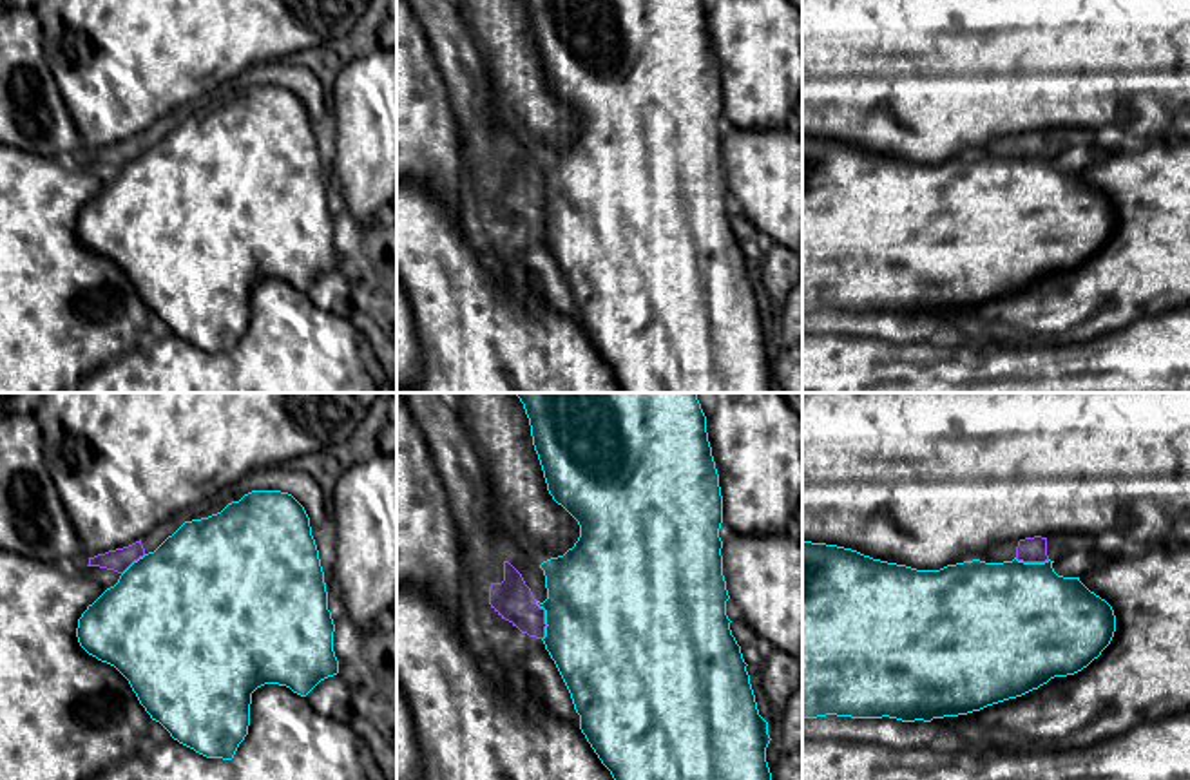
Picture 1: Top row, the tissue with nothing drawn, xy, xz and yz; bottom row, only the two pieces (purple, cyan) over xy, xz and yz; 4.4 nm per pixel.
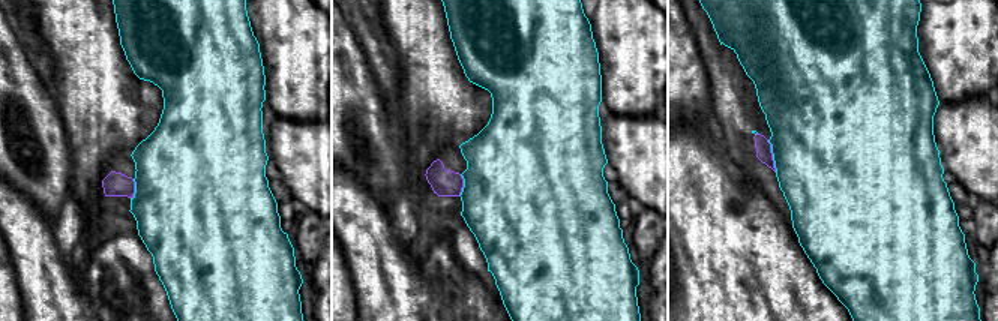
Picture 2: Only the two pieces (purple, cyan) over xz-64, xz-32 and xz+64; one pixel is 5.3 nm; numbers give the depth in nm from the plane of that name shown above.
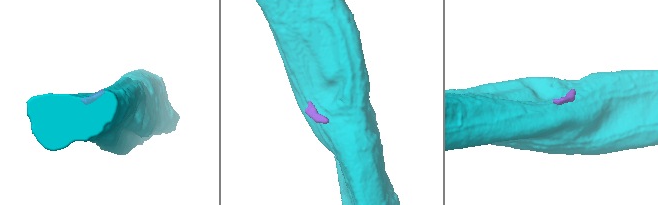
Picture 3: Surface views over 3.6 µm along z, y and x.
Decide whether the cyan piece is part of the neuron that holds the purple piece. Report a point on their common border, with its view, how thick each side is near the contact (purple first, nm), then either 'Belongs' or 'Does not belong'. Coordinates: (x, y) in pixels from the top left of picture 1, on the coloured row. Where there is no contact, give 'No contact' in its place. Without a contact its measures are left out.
Touches purple at xz (544, 621). Thickness 180 nm (purple) against 480 nm. Does not belong

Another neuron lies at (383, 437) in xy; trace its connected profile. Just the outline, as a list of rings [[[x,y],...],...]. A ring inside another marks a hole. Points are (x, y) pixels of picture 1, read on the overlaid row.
[[[397,407],[388,409],[373,425],[369,445],[375,451],[397,454]]]

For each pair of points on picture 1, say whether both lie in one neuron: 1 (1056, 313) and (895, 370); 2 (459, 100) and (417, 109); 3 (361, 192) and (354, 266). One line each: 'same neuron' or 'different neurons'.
1: different neurons
2: different neurons
3: different neurons

